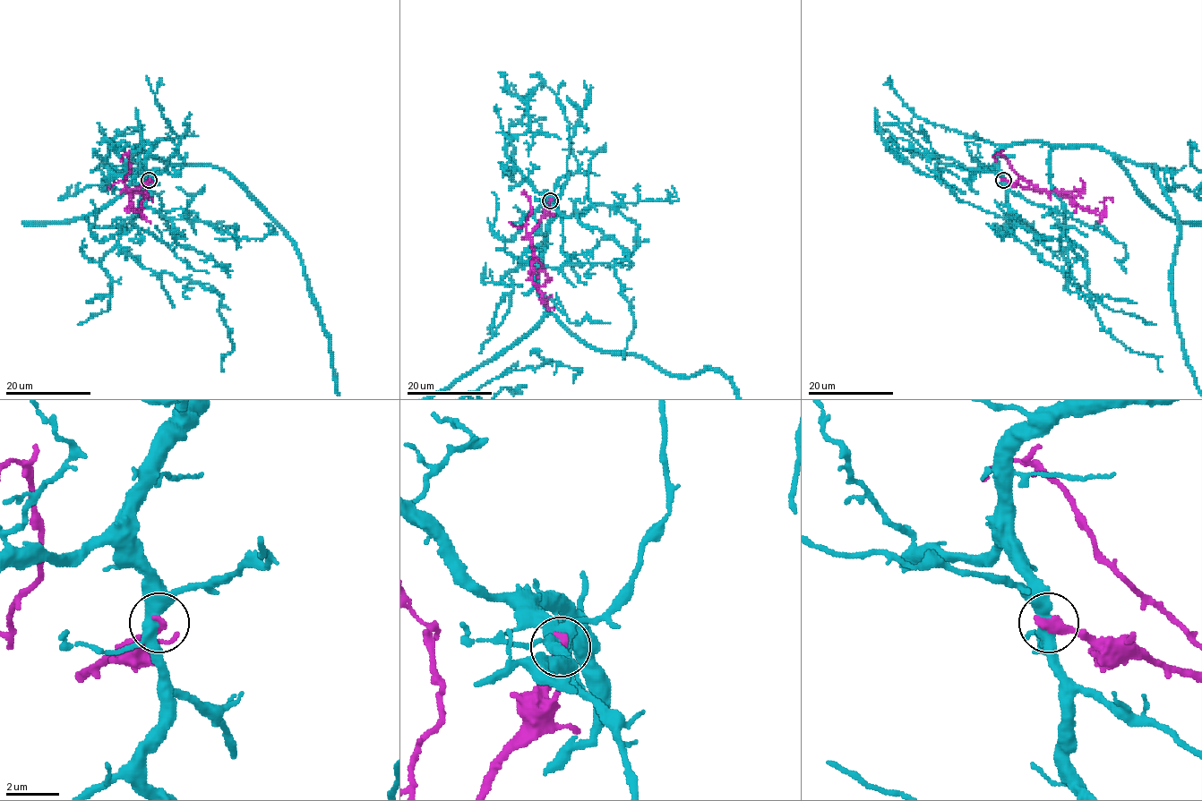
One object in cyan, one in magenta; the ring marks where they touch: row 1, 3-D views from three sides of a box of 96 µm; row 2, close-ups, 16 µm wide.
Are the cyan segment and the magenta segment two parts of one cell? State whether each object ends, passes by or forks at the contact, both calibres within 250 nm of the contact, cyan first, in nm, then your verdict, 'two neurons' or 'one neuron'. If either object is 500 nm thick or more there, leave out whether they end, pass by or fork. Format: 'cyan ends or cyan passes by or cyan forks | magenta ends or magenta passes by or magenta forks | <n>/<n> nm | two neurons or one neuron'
cyan forks | magenta ends | 400/360 nm | two neurons

